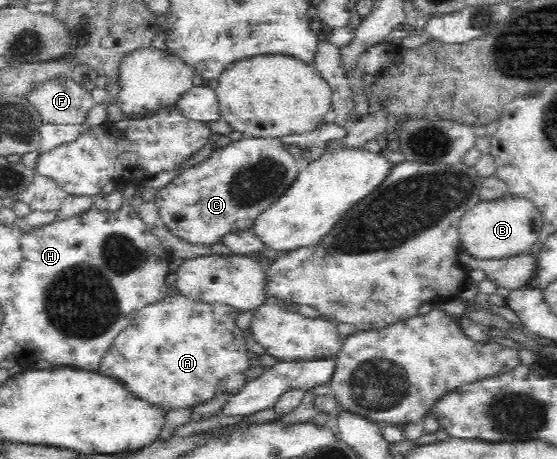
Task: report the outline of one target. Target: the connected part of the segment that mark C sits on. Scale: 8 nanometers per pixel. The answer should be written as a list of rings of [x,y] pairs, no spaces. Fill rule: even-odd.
[[[256,136],[240,141],[224,142],[215,149],[208,159],[199,161],[194,167],[184,169],[154,197],[158,218],[176,239],[190,245],[214,245],[222,242],[224,235],[252,230],[256,219],[267,211],[280,196],[284,196],[299,175],[297,161],[286,151],[281,139],[258,138]]]

